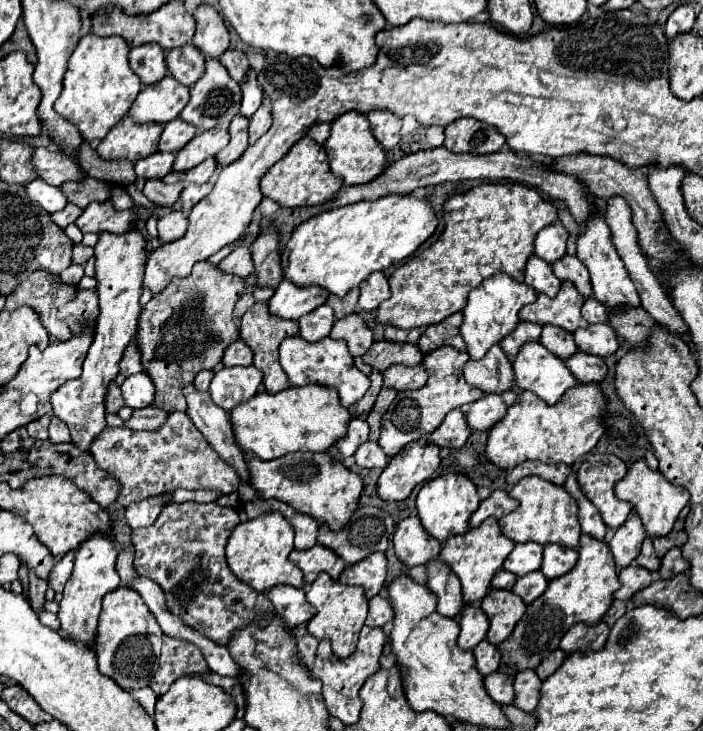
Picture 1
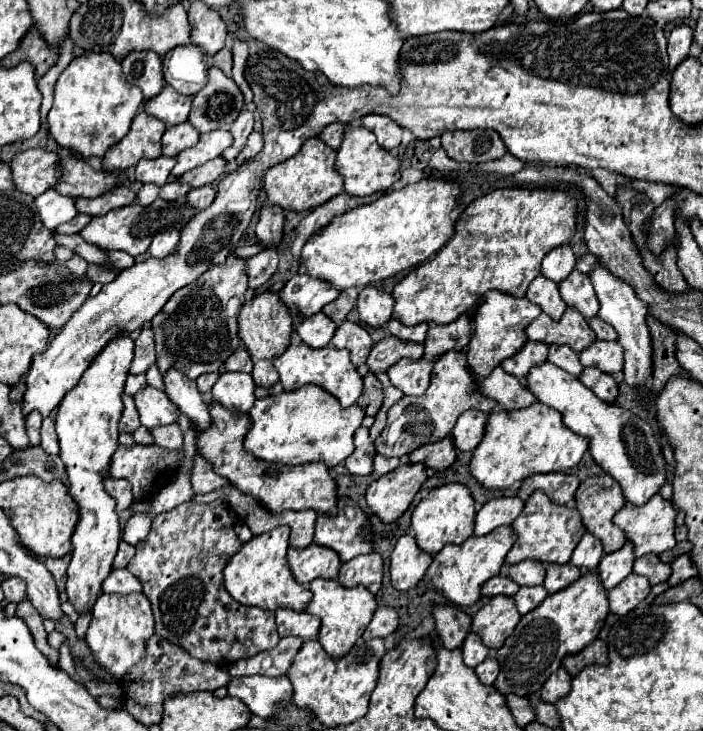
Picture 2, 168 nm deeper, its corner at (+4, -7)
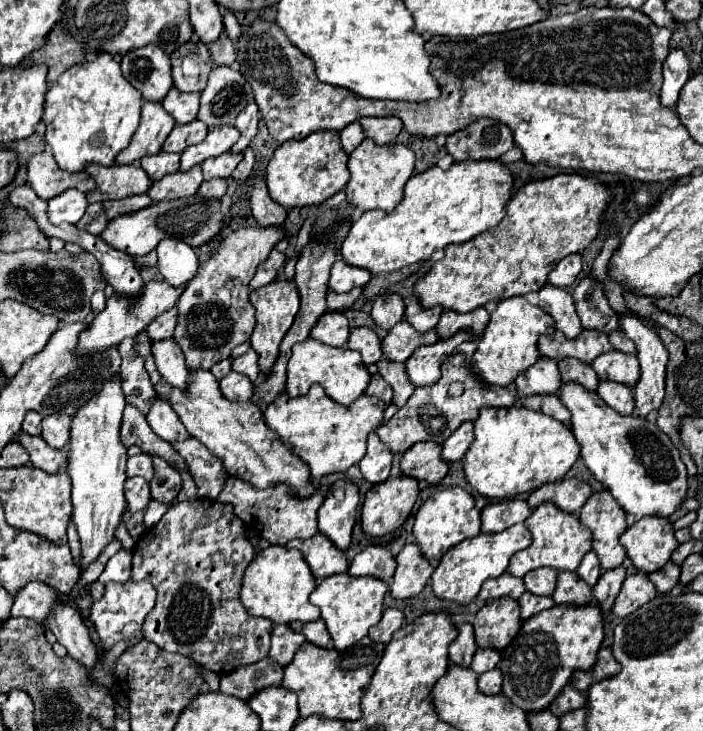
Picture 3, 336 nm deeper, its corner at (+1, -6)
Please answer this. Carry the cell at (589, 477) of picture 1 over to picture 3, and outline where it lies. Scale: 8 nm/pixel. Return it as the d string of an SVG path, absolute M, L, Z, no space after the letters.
M606 490L594 492L584 508L580 510L580 522L590 528L594 538L594 552L600 558L602 570L612 570L624 564L626 552L620 544L620 536L628 528L624 512L620 512L620 506L616 500L612 500L612 494Z

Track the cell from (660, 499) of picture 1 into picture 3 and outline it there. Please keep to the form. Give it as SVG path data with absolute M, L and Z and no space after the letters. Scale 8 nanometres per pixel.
M646 516L632 524L620 536L620 544L626 548L632 564L644 574L660 570L678 548L670 520L660 520L658 516Z

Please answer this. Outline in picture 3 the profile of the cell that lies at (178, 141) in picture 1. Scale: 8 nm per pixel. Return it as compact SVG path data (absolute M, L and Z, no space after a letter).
M192 120L188 124L176 124L174 130L170 132L170 136L164 142L164 152L184 152L184 148L192 146L192 144L200 144L208 132L204 132L204 128L208 128L204 122L200 120Z

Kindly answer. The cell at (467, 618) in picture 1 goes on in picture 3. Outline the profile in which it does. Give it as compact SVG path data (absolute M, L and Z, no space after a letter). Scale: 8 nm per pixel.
M478 648L476 656L474 656L474 662L472 662L472 670L476 674L482 674L482 672L488 672L492 668L496 668L500 662L500 652L494 650L494 648Z

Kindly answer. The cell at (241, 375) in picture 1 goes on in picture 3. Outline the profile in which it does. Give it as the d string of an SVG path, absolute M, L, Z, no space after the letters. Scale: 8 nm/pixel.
M230 372L228 376L224 376L220 380L220 392L224 394L224 398L228 398L232 402L246 402L252 398L254 386L246 376Z

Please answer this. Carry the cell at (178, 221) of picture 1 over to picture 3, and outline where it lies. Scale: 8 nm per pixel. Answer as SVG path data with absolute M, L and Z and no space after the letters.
M166 238L158 244L158 270L170 286L178 288L188 284L198 272L198 256L194 248L180 240Z

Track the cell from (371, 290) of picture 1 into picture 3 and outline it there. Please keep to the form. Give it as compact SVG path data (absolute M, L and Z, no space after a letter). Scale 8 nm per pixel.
M382 294L372 302L372 318L380 328L390 330L404 318L404 308L404 298L400 294Z

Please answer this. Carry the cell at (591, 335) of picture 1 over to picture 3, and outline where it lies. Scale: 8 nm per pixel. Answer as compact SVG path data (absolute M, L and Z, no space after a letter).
M606 352L598 356L592 362L592 368L596 370L600 380L610 380L610 382L620 382L624 386L636 386L640 380L640 366L636 356L628 356L624 352Z

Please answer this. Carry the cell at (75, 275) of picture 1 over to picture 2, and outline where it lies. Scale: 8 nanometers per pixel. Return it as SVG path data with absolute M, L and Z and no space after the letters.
M75 255L73 259L69 259L65 265L67 265L67 269L71 271L71 275L73 275L73 277L81 277L81 275L85 275L87 261L85 261L85 259L81 259L79 255Z

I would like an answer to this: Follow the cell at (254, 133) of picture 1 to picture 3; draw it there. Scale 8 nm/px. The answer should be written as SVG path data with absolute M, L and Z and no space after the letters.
M246 148L246 150L244 150L244 160L238 164L238 168L234 170L232 178L234 178L236 182L244 182L246 178L250 178L252 168L254 168L254 152L252 152L252 148Z

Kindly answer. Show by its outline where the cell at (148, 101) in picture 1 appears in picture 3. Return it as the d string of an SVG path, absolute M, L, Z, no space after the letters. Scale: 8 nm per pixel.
M172 88L166 94L166 98L162 100L162 104L164 104L164 110L168 114L172 114L178 124L188 124L188 122L196 120L198 100L200 100L200 94L196 94L196 92L184 94L184 92Z

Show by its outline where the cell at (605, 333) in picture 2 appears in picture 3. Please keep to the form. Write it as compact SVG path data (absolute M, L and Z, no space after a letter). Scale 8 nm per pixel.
M612 332L608 338L610 338L610 342L614 344L616 350L620 350L620 352L624 352L624 354L636 354L634 342L632 342L630 338L626 338L624 332Z

